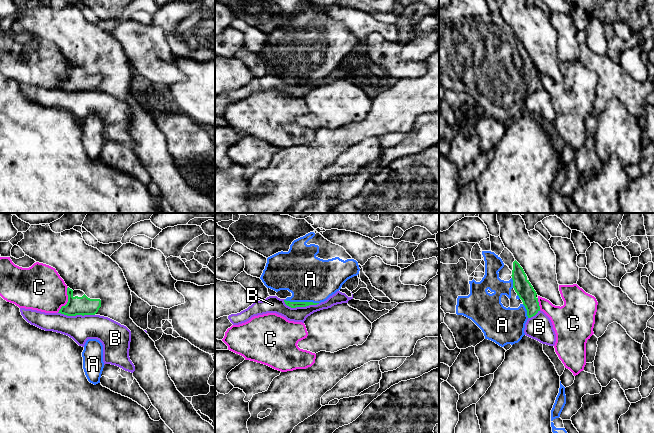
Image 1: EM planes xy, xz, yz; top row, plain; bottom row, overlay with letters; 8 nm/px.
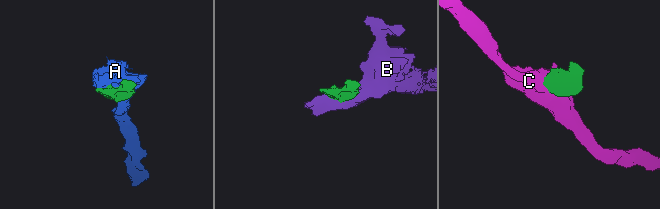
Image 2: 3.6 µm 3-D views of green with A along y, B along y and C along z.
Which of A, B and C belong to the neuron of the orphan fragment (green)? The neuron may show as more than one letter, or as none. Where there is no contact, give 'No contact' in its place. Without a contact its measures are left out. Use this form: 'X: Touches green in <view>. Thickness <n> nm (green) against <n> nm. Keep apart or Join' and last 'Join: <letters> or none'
A: Touches green in xz. Thickness 50 nm (green) against 360 nm. Join
B: Touches green in xz. Thickness 50 nm (green) against 140 nm. Keep apart
C: Touches green in xy. Thickness 150 nm (green) against 360 nm. Keep apart
Join: A

